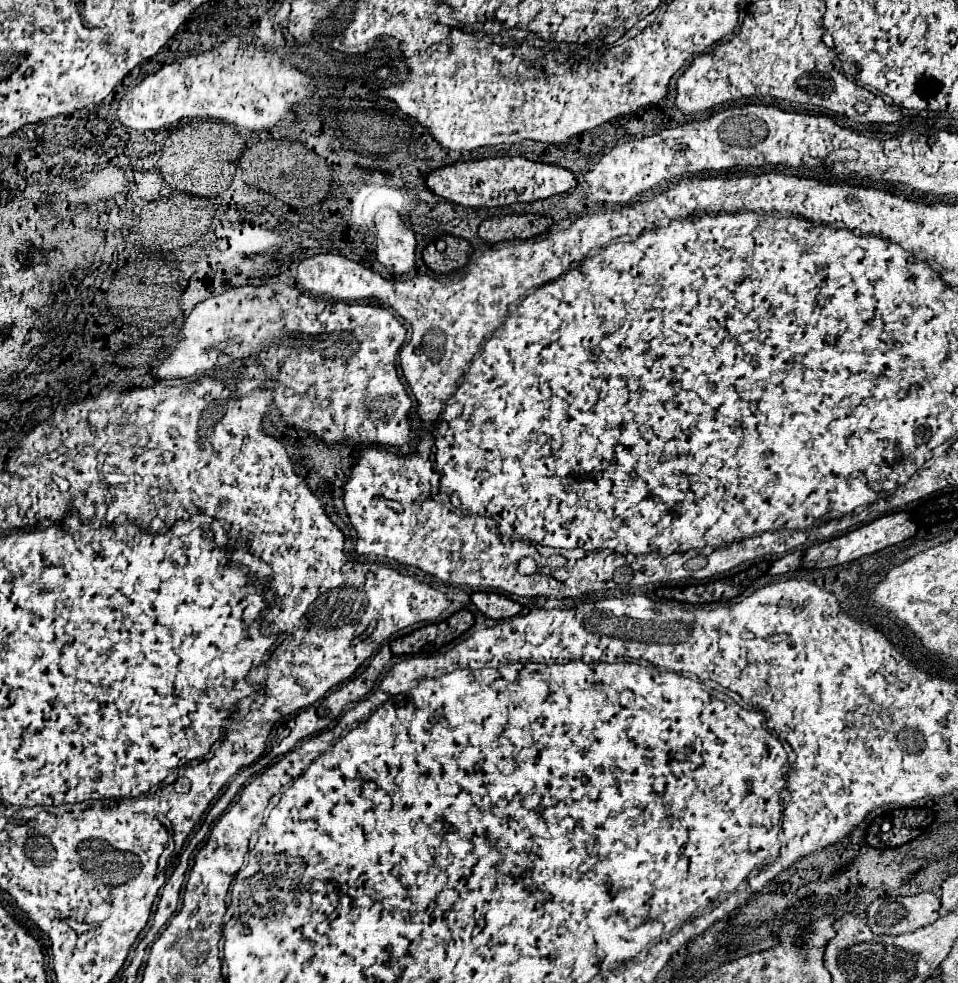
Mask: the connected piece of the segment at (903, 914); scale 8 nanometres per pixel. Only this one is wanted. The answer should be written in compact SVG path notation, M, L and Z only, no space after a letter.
M920 893L914 897L878 897L874 903L870 903L866 915L872 933L902 935L902 933L912 933L922 925L932 925L940 917L938 909L940 909L940 899L934 893Z

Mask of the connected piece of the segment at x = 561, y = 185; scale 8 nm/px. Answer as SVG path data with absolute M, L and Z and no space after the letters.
M492 157L472 163L458 163L452 167L438 169L426 175L426 185L436 195L460 203L460 205L476 205L476 207L500 207L510 203L530 203L538 199L548 199L552 195L564 193L568 189L576 189L578 181L572 171L560 165L548 165L530 161L524 157Z

